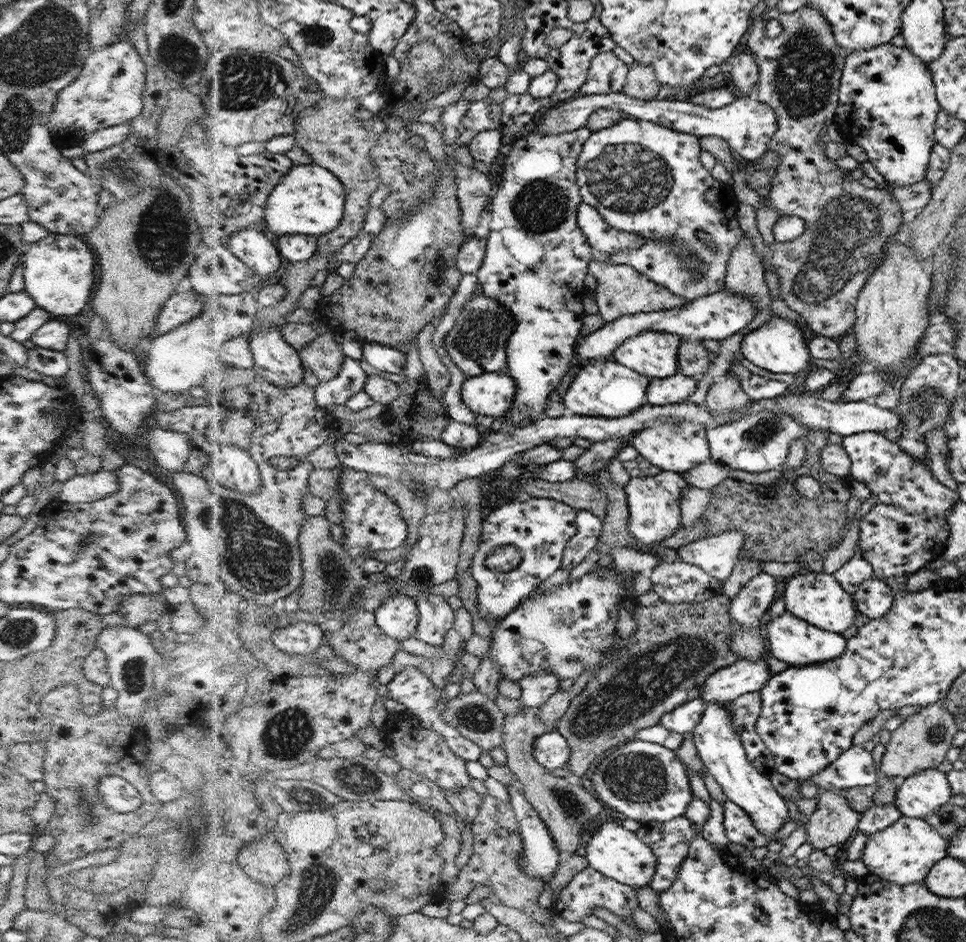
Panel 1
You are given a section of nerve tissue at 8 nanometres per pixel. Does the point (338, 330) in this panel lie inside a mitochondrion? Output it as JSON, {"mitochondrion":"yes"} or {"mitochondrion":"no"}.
{"mitochondrion":"no"}

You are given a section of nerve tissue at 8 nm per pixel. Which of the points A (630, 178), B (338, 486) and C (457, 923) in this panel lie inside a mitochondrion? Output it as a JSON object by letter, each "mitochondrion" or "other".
{"A":"mitochondrion","B":"other","C":"other"}

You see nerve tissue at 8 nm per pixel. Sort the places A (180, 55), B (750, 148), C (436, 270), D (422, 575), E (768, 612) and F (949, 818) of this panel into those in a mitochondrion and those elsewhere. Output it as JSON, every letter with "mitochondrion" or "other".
{"A":"mitochondrion","B":"other","C":"mitochondrion","D":"mitochondrion","E":"other","F":"mitochondrion"}

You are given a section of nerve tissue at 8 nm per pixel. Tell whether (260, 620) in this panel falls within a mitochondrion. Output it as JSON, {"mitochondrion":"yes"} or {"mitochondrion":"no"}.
{"mitochondrion":"yes"}

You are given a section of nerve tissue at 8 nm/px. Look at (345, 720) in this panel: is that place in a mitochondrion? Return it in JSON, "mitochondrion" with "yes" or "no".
{"mitochondrion":"no"}

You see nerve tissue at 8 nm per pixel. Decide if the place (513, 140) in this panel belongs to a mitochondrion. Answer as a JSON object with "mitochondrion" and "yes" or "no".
{"mitochondrion":"no"}

